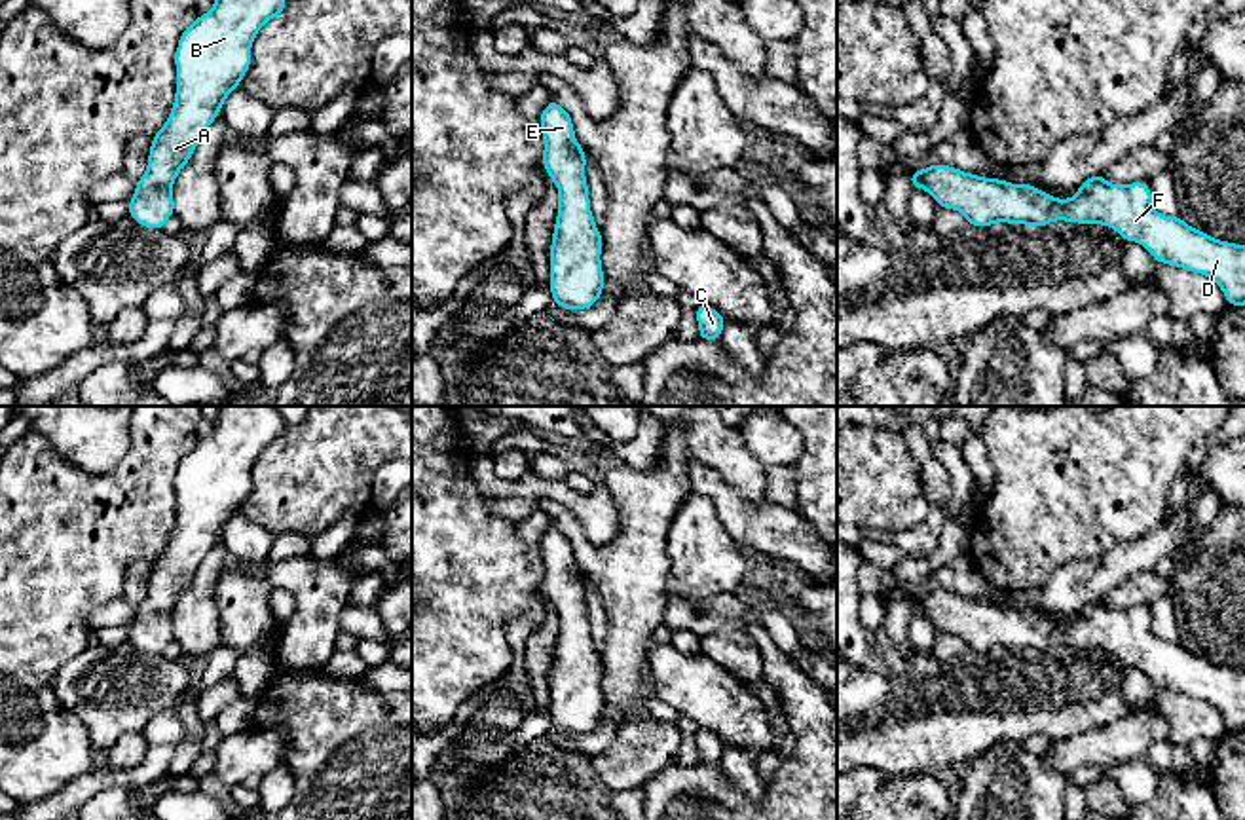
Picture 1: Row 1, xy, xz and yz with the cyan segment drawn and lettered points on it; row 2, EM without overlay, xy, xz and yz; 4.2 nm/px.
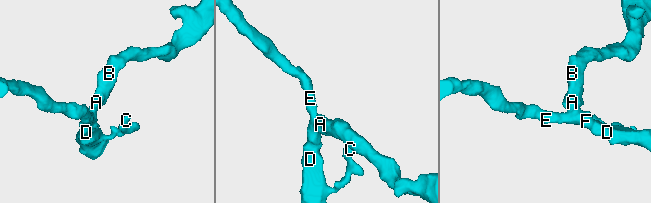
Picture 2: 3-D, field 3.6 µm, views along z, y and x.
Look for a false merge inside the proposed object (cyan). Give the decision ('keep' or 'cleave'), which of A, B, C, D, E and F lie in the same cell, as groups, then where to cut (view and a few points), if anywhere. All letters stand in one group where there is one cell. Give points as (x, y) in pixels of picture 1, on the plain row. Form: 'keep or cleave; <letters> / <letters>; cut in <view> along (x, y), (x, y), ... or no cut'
keep; A B C D E F; no cut

